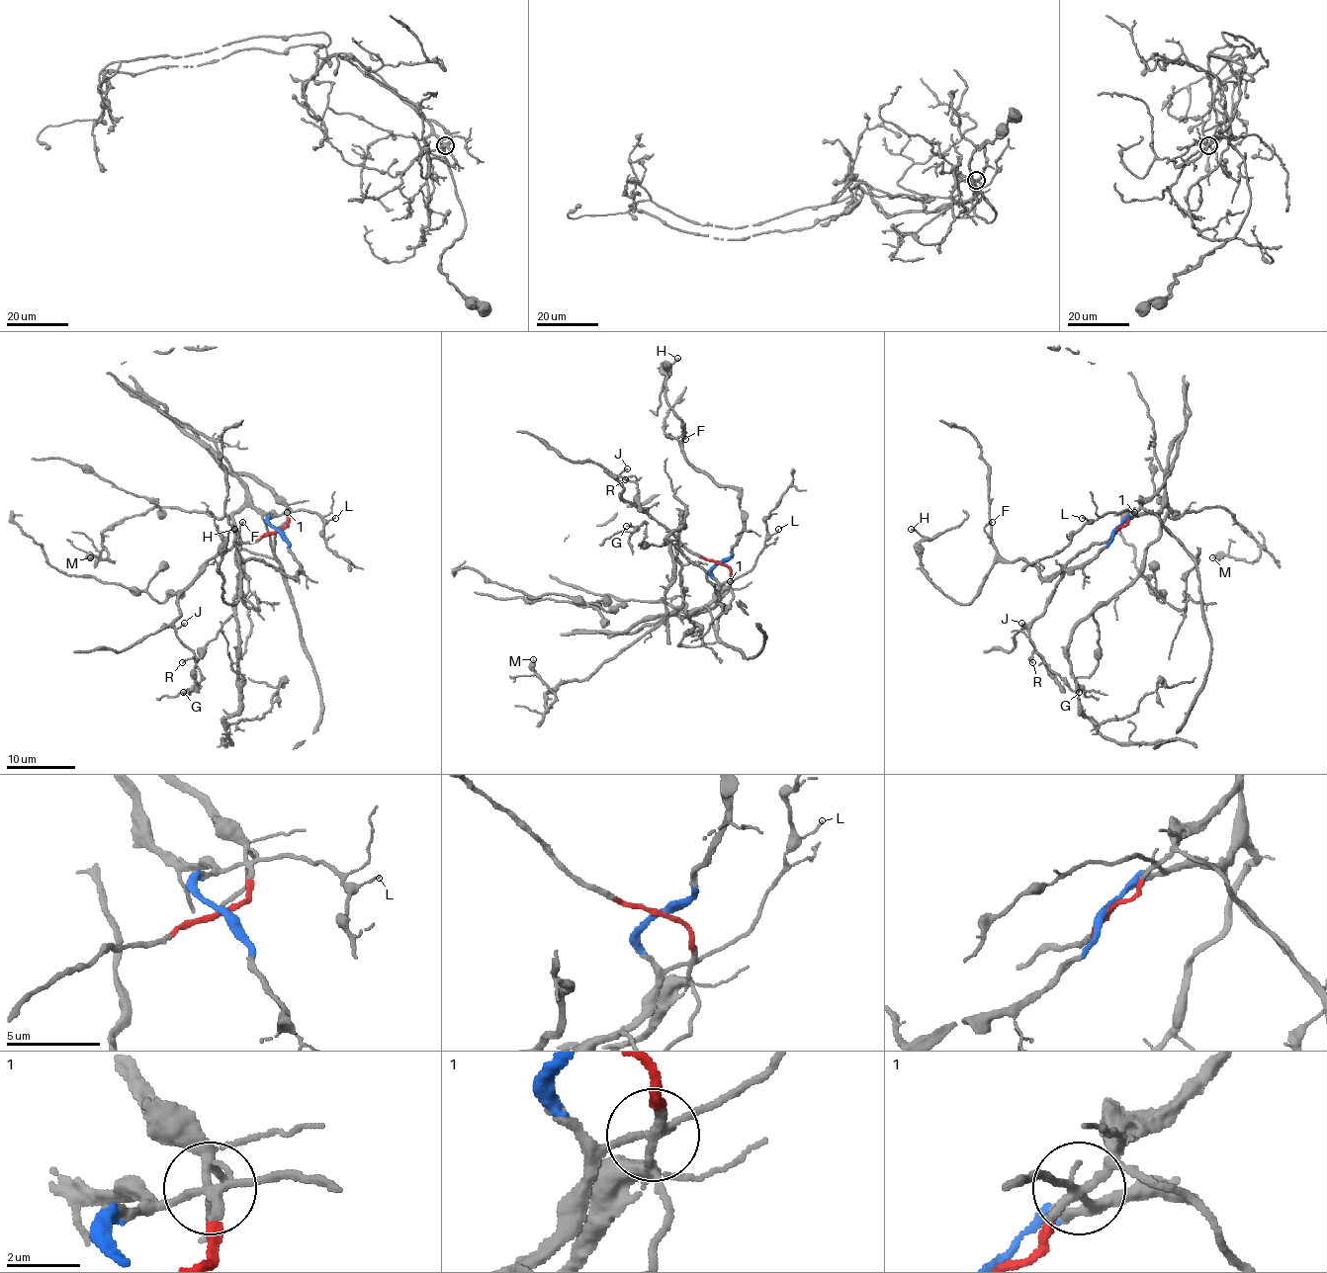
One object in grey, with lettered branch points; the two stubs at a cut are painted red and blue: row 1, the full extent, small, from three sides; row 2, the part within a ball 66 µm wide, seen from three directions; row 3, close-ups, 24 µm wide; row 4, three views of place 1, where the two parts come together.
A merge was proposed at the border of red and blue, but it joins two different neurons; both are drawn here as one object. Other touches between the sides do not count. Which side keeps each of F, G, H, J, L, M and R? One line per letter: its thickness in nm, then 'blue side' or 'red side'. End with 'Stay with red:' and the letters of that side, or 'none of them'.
F: 110 nm thick; blue side
G: 130 nm thick; blue side
H: 150 nm thick; blue side
J: 140 nm thick; red side
L: 110 nm thick; blue side
M: 500 nm thick; blue side
R: 110 nm thick; red side
Stay with red: J, R

